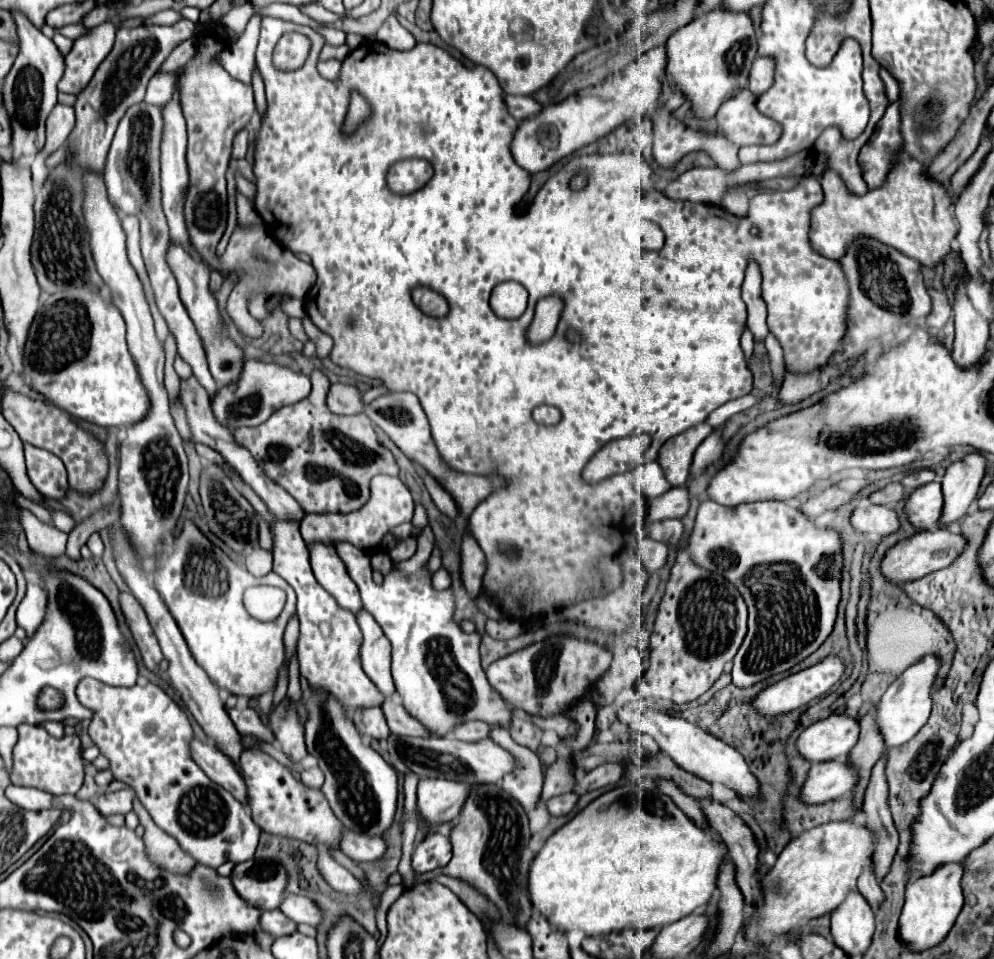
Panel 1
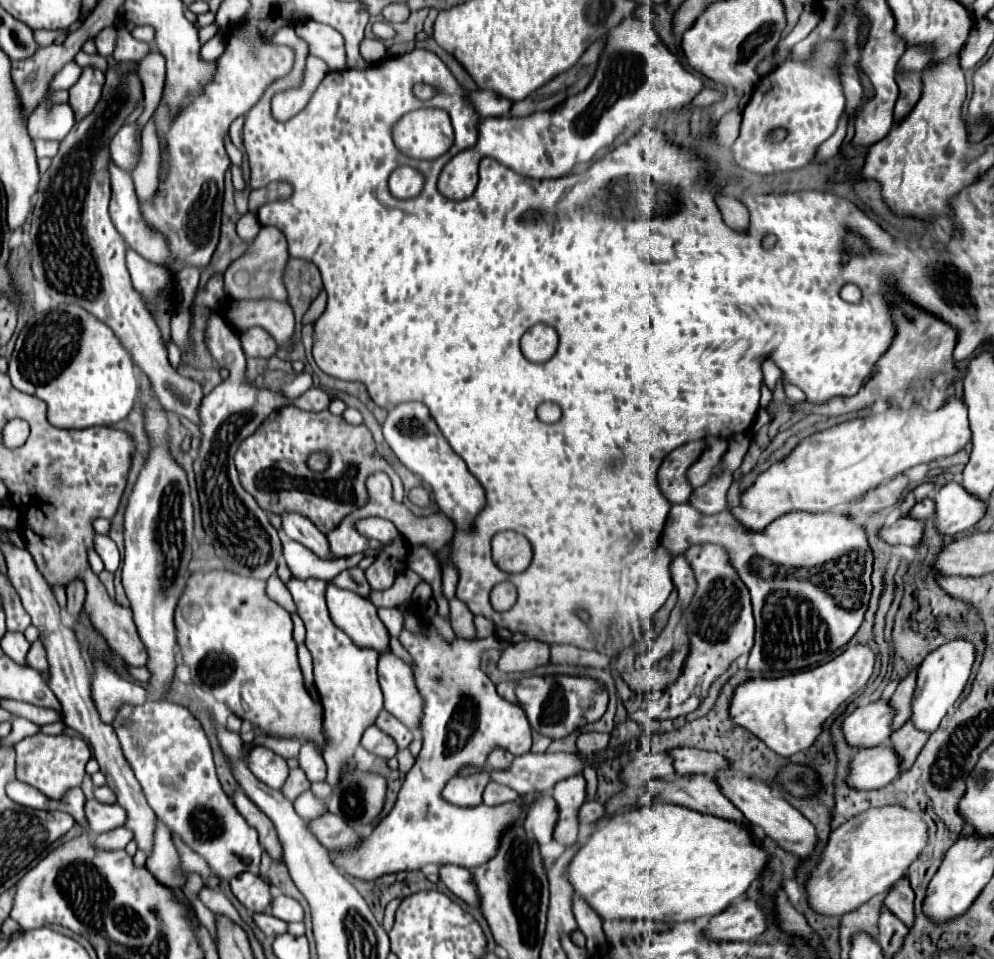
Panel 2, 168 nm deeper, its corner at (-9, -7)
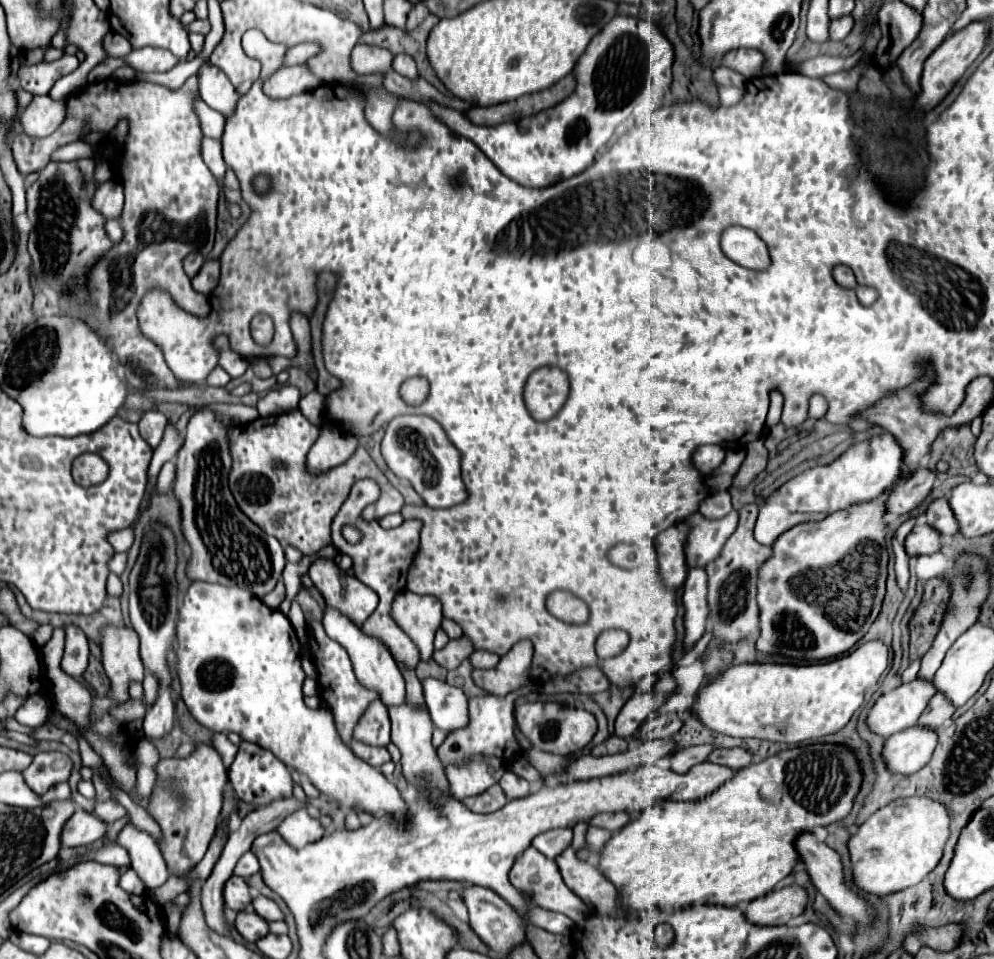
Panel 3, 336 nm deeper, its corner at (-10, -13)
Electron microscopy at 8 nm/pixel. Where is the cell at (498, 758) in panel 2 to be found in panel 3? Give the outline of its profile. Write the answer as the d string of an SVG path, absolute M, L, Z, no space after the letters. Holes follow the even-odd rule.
M510 769L502 775L500 785L502 785L502 789L506 791L506 795L508 795L510 799L524 797L524 795L528 795L528 793L530 793L530 783L528 783L526 779L518 777L518 775L516 775L514 771L510 771Z

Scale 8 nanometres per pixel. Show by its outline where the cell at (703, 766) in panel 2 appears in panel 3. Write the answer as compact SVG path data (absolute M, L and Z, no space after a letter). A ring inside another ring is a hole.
M716 749L708 755L708 763L726 765L732 771L740 771L752 763L752 755L746 749Z

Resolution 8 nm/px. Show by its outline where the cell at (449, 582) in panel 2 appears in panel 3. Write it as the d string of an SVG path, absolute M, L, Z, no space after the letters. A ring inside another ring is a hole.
M408 589L394 599L394 619L420 649L421 661L434 653L434 633L442 621L442 603L436 597L420 597Z

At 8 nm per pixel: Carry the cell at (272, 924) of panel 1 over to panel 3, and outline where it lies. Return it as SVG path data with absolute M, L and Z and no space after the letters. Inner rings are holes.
M246 909L246 913L238 913L234 925L246 941L258 941L266 937L266 933L270 933L268 921L262 919L254 909Z

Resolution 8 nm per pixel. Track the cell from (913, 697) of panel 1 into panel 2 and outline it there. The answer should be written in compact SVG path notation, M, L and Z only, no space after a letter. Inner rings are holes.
M953 639L937 647L933 653L929 653L923 659L919 667L917 691L913 697L913 715L911 715L911 721L915 723L917 729L931 733L939 727L941 719L947 715L947 711L955 705L959 695L963 693L971 677L971 667L975 663L975 657L977 657L977 649L973 647L973 643L969 643L967 639Z

